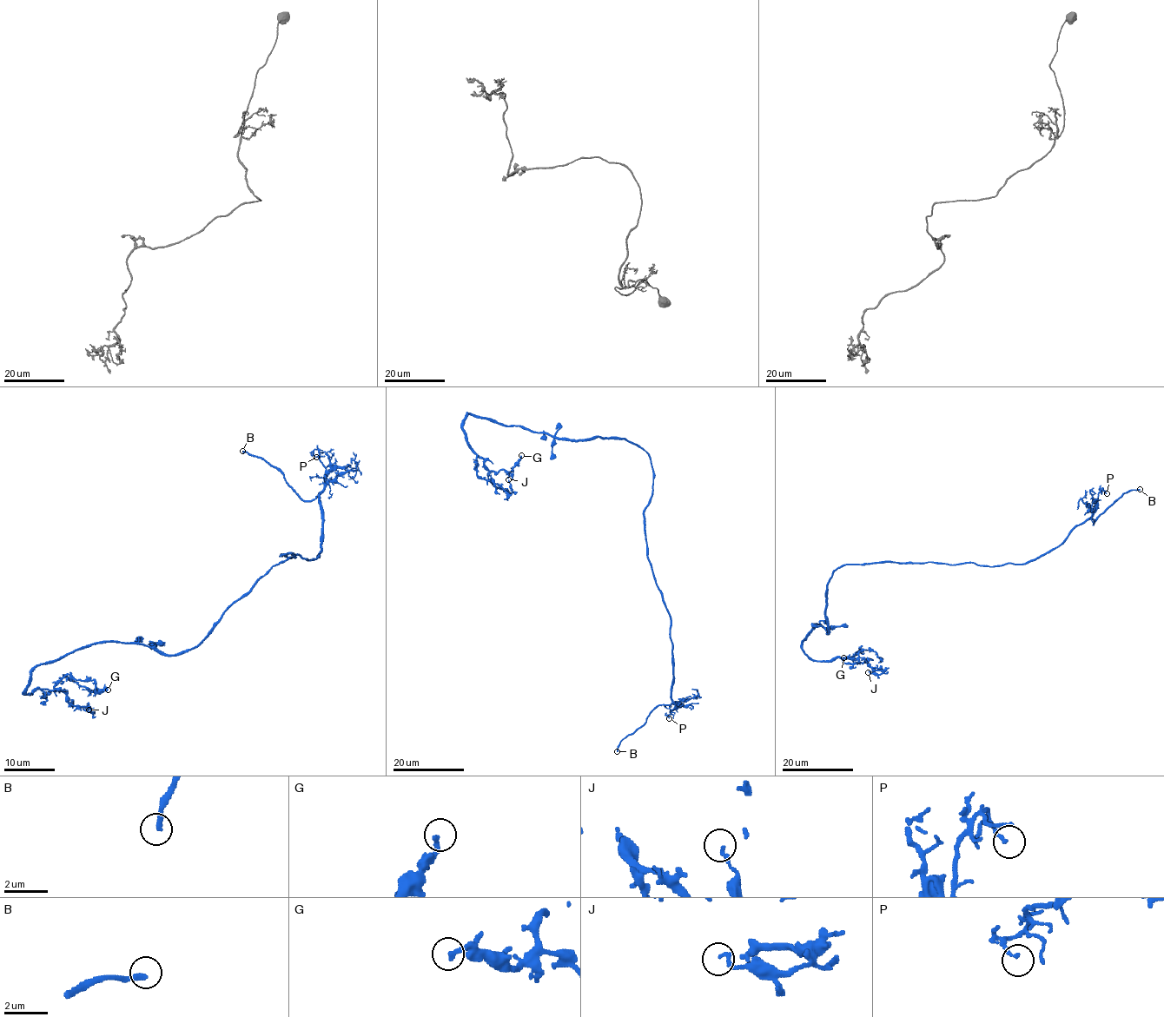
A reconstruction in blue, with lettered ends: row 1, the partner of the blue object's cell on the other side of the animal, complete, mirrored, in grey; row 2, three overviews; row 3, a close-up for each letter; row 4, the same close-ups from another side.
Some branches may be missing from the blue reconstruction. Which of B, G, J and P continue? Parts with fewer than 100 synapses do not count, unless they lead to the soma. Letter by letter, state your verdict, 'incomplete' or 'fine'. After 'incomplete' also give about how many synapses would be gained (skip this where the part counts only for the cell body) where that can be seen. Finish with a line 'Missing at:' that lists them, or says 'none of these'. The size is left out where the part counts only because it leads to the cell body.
B: incomplete
G: fine
J: fine
P: fine
Missing at: B

